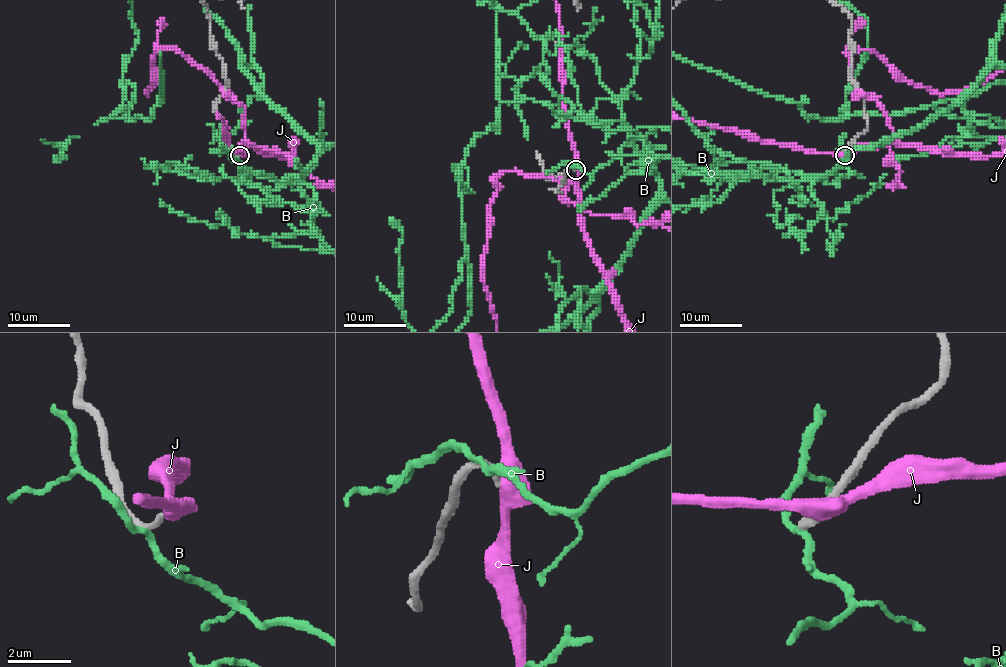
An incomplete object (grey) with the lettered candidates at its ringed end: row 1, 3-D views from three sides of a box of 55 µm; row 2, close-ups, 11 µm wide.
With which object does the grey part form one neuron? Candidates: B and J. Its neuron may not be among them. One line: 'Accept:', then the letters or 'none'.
Accept: none

